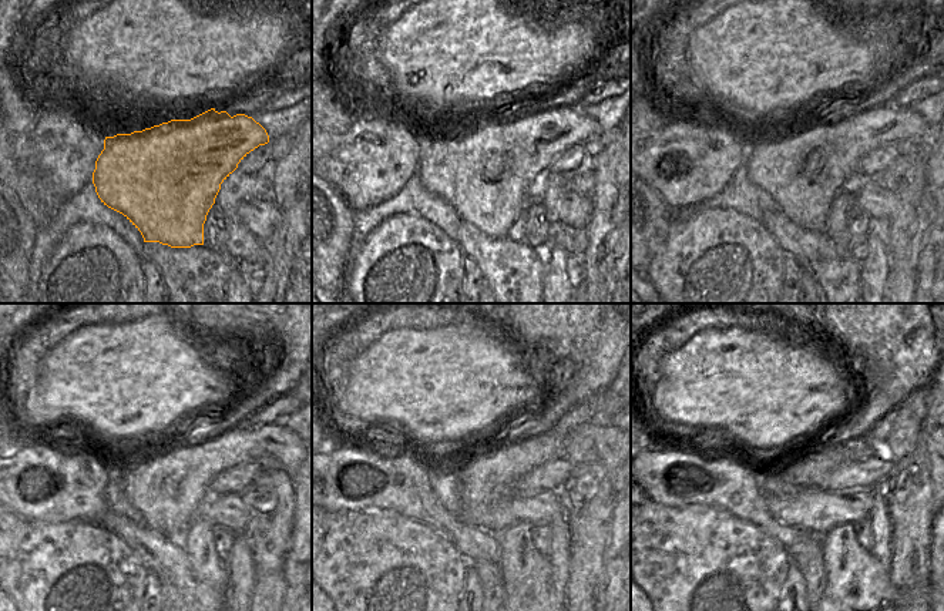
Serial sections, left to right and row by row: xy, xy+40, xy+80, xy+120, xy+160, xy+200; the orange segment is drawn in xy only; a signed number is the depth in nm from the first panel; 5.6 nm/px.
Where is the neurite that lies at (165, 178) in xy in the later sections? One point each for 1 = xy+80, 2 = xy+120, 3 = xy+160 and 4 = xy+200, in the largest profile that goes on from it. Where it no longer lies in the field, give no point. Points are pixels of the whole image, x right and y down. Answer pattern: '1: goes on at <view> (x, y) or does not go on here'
1: goes on at xy+80 (803, 171)
2: goes on at xy+120 (168, 487)
3: goes on at xy+160 (490, 476)
4: goes on at xy+200 (903, 437)

